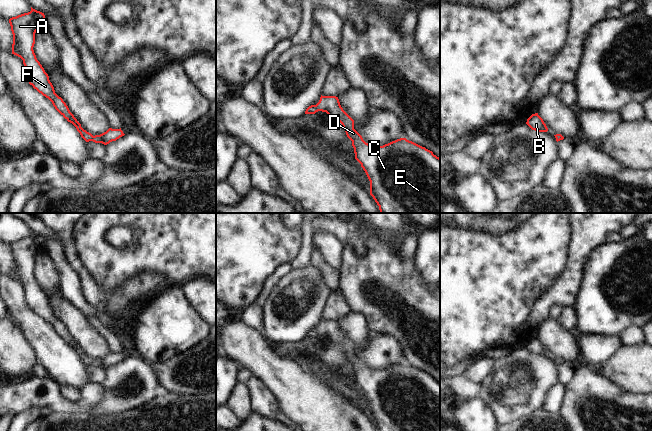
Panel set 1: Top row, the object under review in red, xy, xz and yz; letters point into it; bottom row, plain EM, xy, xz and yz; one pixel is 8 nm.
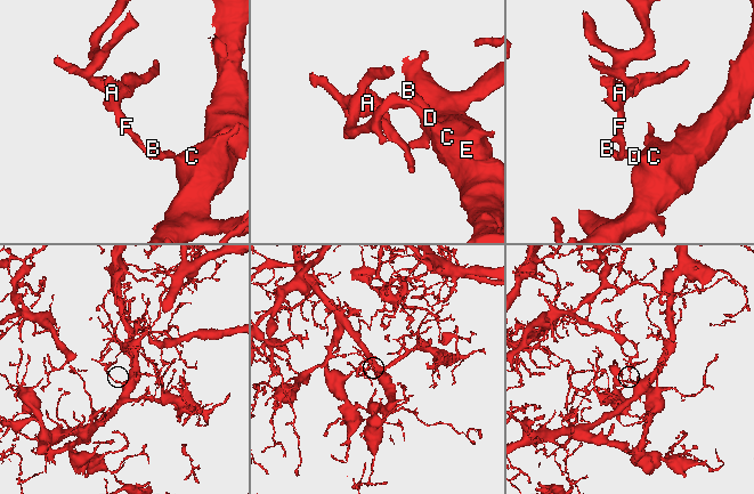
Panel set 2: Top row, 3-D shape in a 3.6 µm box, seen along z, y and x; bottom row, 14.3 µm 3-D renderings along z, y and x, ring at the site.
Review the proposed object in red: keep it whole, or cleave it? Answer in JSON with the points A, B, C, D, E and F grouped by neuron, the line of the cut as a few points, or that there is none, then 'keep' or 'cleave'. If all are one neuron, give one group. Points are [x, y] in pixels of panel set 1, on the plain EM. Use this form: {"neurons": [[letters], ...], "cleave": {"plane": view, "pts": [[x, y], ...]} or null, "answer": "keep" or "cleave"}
{"neurons": [["A", "B", "C", "D", "E", "F"]], "cleave": null, "answer": "keep"}

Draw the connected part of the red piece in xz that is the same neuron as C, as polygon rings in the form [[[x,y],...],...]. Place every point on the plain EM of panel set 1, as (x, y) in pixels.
[[[322,320],[316,329],[309,330],[305,338],[326,336],[340,346],[352,365],[355,383],[361,388],[370,405],[370,419],[379,431],[440,431],[440,382],[432,375],[406,362],[383,370],[366,367],[354,353],[354,344],[343,334],[336,320]]]

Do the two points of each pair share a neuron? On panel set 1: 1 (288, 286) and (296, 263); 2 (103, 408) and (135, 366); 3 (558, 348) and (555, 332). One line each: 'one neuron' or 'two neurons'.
1: two neurons
2: one neuron
3: one neuron

